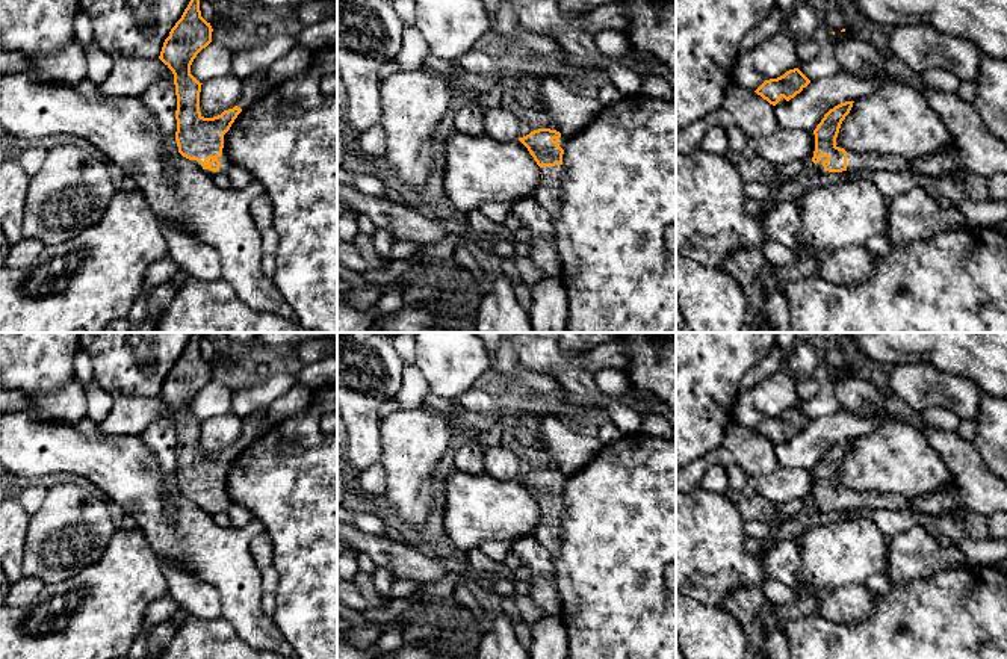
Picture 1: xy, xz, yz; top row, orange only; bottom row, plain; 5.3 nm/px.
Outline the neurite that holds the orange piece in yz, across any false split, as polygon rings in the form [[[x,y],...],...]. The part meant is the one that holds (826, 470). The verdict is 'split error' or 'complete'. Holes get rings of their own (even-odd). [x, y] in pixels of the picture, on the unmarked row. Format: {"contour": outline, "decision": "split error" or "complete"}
{"contour": [[[845,440],[830,447],[813,469],[815,490],[812,500],[821,512],[851,508],[909,511],[919,514],[912,503],[900,494],[880,491],[853,491],[836,484],[842,459],[850,452],[854,440]]], "decision": "split error"}

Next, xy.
{"contour": [[[191,333],[191,340],[165,378],[159,398],[174,413],[178,491],[207,514],[215,515],[231,505],[225,488],[225,473],[242,447],[234,444],[213,456],[204,456],[200,450],[203,422],[191,413],[191,404],[197,393],[212,381],[213,370],[210,361],[201,355],[200,337],[203,334]]], "decision": "split error"}

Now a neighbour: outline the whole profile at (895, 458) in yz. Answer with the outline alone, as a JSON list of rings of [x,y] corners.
[[[889,420],[854,438],[841,463],[836,485],[900,494],[907,500],[954,487],[951,473],[924,432],[901,420]]]

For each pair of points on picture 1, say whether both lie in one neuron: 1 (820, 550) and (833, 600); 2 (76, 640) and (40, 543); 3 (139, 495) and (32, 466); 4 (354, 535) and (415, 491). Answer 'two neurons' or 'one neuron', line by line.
1: two neurons
2: two neurons
3: one neuron
4: two neurons

